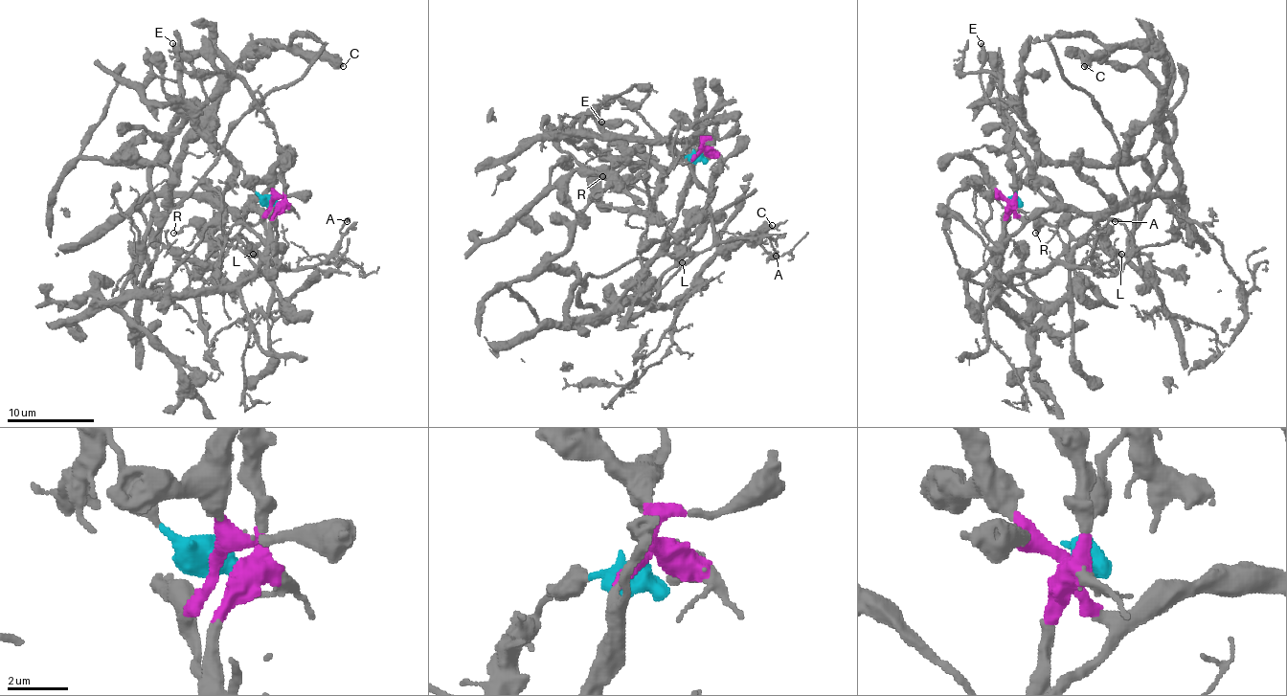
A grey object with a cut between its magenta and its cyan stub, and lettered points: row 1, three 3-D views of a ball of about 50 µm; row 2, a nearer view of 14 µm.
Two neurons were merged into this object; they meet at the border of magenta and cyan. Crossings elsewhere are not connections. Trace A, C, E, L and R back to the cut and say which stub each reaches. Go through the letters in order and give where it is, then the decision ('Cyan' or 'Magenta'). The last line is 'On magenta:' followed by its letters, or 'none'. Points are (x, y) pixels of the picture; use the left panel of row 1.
A: Place: (347, 221). Magenta
C: Place: (343, 66). Magenta
E: Place: (172, 43). Cyan
L: Place: (253, 254). Cyan
R: Place: (173, 233). Cyan
On magenta: A, C

